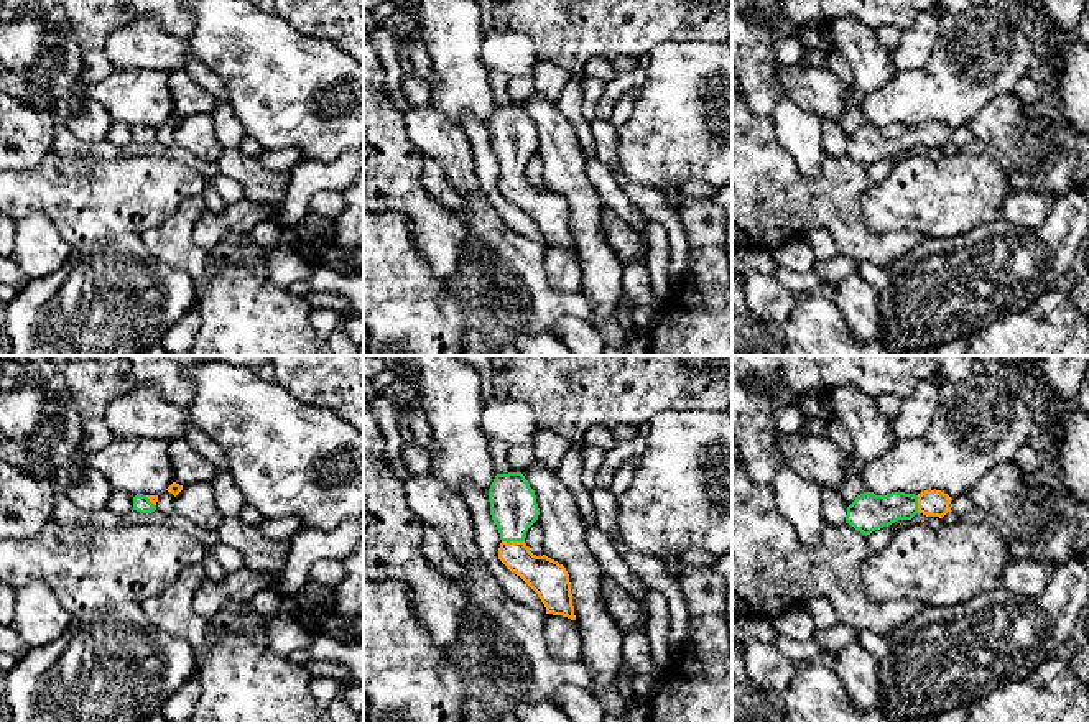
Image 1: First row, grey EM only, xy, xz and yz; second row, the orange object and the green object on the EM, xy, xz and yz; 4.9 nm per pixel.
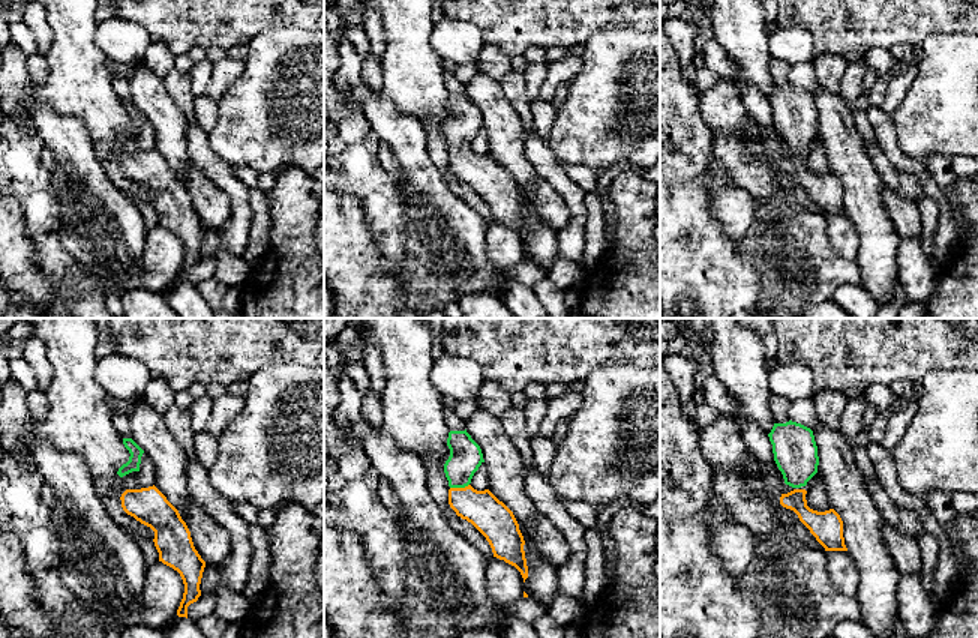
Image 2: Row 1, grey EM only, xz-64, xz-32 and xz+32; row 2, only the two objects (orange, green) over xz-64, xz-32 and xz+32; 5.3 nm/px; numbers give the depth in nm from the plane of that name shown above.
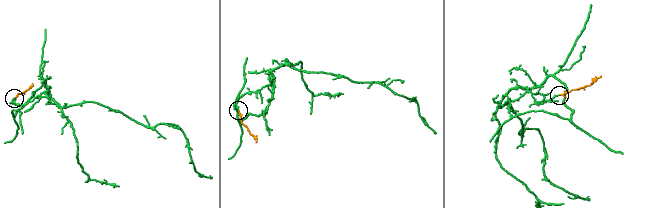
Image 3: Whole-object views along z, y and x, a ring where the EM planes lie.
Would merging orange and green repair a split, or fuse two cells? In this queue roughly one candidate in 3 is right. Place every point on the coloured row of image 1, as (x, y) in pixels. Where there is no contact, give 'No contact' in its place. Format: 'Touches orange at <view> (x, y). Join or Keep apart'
Touches orange at xz (514, 542). Join

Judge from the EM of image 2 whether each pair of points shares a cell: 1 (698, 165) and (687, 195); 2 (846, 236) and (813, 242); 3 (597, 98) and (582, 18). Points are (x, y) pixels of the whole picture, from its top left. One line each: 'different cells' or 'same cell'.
1: different cells
2: different cells
3: different cells

